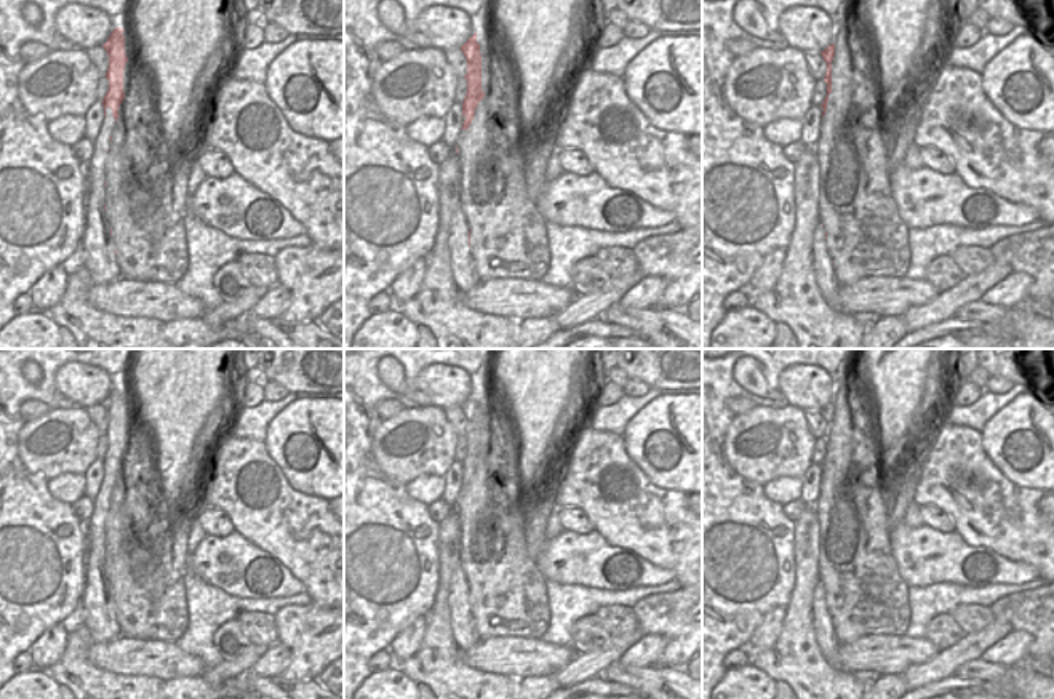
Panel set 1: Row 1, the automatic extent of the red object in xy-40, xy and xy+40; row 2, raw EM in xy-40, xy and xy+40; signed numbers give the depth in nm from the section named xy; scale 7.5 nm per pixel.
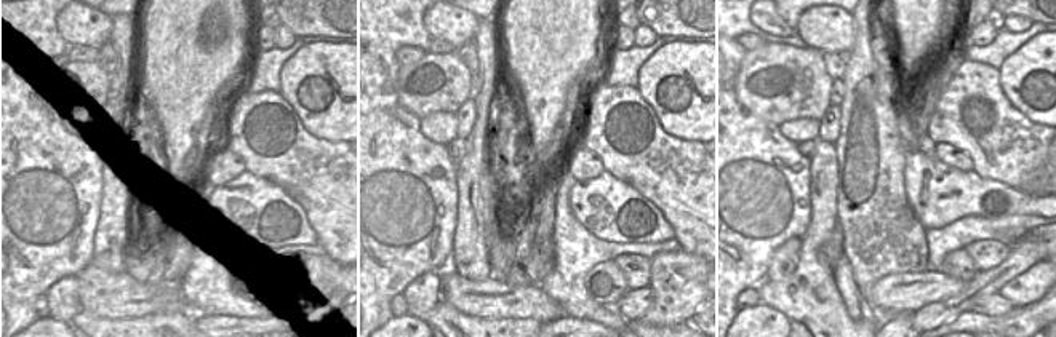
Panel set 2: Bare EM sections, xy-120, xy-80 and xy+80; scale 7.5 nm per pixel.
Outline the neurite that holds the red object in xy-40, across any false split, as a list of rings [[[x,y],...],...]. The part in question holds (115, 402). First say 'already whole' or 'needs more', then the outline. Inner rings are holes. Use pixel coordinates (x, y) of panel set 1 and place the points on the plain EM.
needs more; [[[122,385],[114,387],[102,403],[109,413],[109,427],[106,430],[109,448],[102,457],[104,477],[93,501],[93,513],[85,523],[85,589],[78,608],[70,616],[70,622],[83,624],[90,630],[93,641],[114,641],[122,637],[112,587],[106,573],[106,520],[110,510],[114,483],[118,477],[118,465],[125,457],[123,429],[128,416],[123,390]]]

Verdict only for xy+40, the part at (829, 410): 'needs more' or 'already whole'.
already whole

